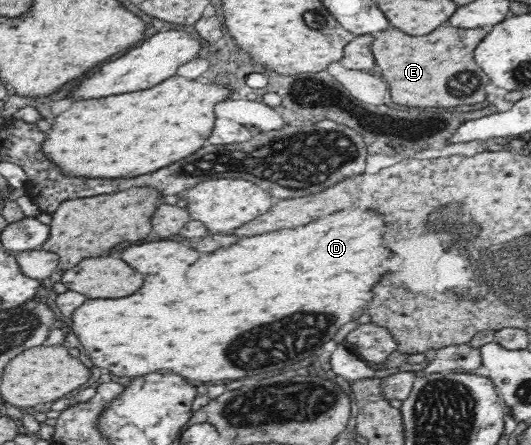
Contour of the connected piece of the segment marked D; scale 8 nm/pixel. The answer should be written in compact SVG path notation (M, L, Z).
M349 207L342 212L338 211L330 214L330 216L322 216L306 226L298 226L298 228L290 228L290 230L278 230L278 232L267 232L255 235L252 238L242 237L240 240L226 246L226 248L218 248L216 252L199 253L192 248L186 247L186 256L192 260L192 256L198 254L198 258L194 262L184 260L178 254L168 254L164 252L164 260L158 266L160 270L156 274L145 274L144 286L128 296L128 298L112 298L110 299L86 299L82 306L79 306L73 312L73 318L69 321L70 326L74 329L78 340L82 346L86 348L87 354L94 362L95 367L100 367L104 371L115 374L118 377L128 376L130 378L154 372L154 370L174 370L178 374L182 374L186 380L198 380L198 382L212 382L212 380L238 380L244 376L252 376L252 374L264 374L264 372L274 372L280 370L284 366L290 367L300 360L304 360L312 354L314 348L318 348L320 344L332 340L336 336L336 332L346 324L356 320L358 316L362 316L372 300L372 288L374 284L378 284L378 280L394 270L400 270L402 266L402 258L394 252L390 252L384 244L384 232L386 232L387 214L376 214L372 210L362 208Z

